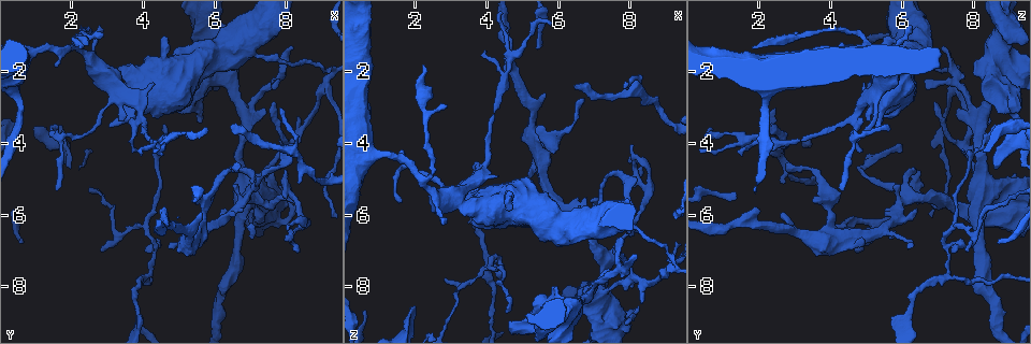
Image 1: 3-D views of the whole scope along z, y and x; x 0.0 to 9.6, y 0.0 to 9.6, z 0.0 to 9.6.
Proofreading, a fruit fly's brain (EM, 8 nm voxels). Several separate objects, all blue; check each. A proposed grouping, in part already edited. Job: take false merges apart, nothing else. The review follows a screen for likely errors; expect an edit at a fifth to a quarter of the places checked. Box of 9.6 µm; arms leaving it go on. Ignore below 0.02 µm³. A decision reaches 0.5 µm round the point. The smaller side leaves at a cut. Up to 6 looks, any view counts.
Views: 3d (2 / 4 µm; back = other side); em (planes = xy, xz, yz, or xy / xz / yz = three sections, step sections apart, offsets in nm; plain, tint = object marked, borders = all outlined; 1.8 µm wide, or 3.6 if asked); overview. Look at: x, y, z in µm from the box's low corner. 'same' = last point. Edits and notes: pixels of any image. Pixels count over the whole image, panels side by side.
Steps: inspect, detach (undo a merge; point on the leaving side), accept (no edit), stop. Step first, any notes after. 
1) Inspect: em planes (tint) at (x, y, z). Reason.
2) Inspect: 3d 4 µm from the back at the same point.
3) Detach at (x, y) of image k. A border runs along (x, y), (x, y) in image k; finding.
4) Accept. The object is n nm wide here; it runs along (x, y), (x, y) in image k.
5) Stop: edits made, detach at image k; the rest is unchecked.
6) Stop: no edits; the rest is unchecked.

Inspect: em planes (plain) at (6.85, 5.60, 6.45). A fork.

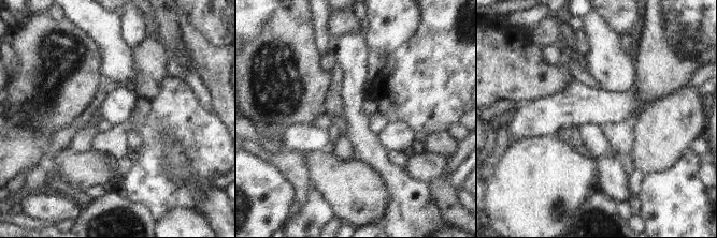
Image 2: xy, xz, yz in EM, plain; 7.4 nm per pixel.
Inspect: em planes (tint) at the same point.

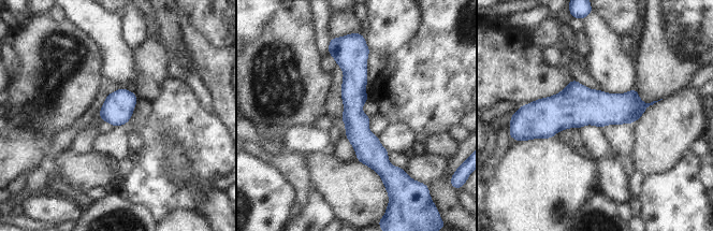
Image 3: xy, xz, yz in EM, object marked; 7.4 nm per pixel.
Accept. One neuron here.

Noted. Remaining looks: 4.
Inspect: em planes (tint) at (5.15, 2.95, 9.15). Abrupt turn.

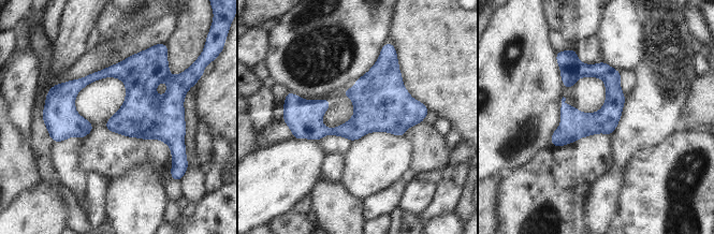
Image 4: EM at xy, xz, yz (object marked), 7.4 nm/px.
Accept. It runs along (53, 111), (81, 83), (122, 72), (181, 121) in image 4; continuous, no second neuron.

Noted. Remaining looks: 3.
Inspect: 3d 4 µm at (8.15, 4.20, 2.50). Sharp bend.

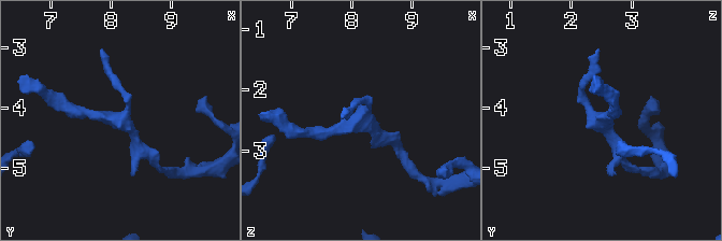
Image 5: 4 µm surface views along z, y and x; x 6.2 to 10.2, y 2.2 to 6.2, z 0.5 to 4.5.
Inspect: em 3.6 µm planes (tint) at (8.20, 4.20, 2.45).

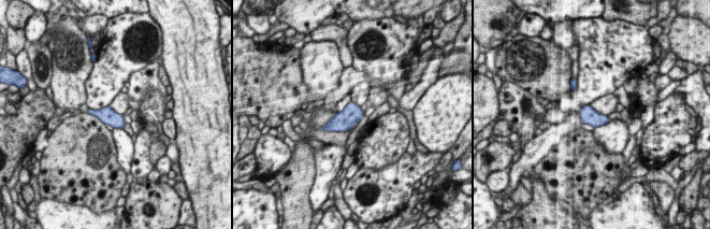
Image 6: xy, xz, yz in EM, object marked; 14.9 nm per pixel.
Accept. The object is 240 nm wide here; one neuron here.

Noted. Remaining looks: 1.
Stop: no edits; the rest is unchecked.

